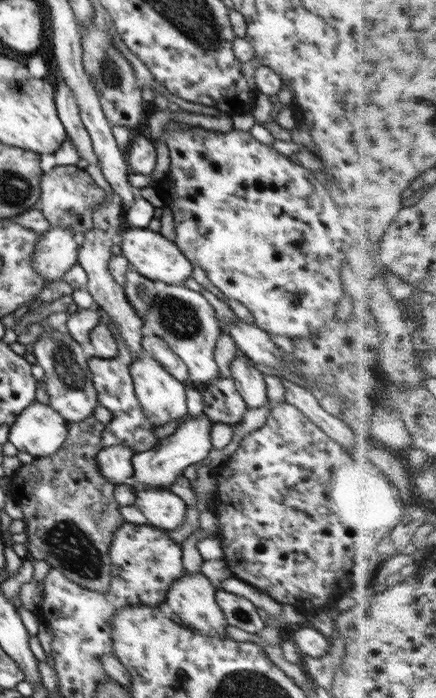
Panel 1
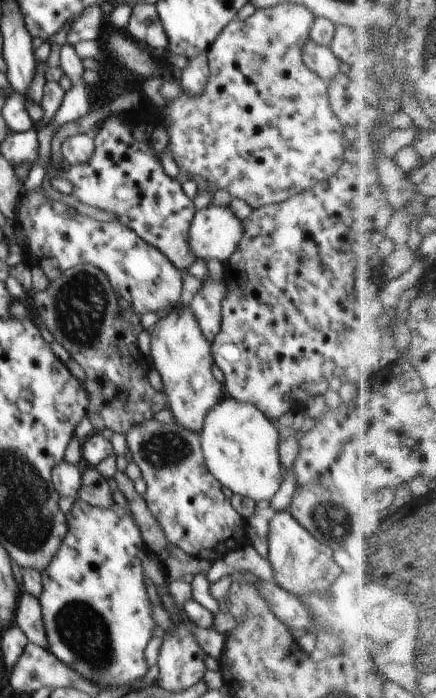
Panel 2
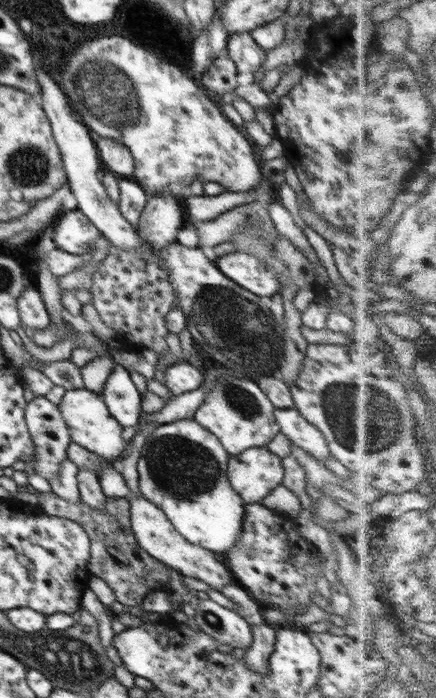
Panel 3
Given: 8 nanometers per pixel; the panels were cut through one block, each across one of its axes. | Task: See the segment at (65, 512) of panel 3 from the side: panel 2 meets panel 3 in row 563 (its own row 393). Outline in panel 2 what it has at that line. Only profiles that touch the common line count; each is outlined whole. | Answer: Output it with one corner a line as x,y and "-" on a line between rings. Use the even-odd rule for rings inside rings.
89,265
70,267
59,278
50,281
44,291
33,291
32,296
42,324
50,331
55,342
66,348
68,355
86,373
84,386
89,395
87,418
94,432
102,432
104,428
109,428
114,433
126,434
131,427
153,419
154,414
167,408
164,394
149,386
147,372
152,365
147,364
142,354
138,353
137,336
143,331
141,318
133,311
122,310
119,298
112,291
107,277
97,267

